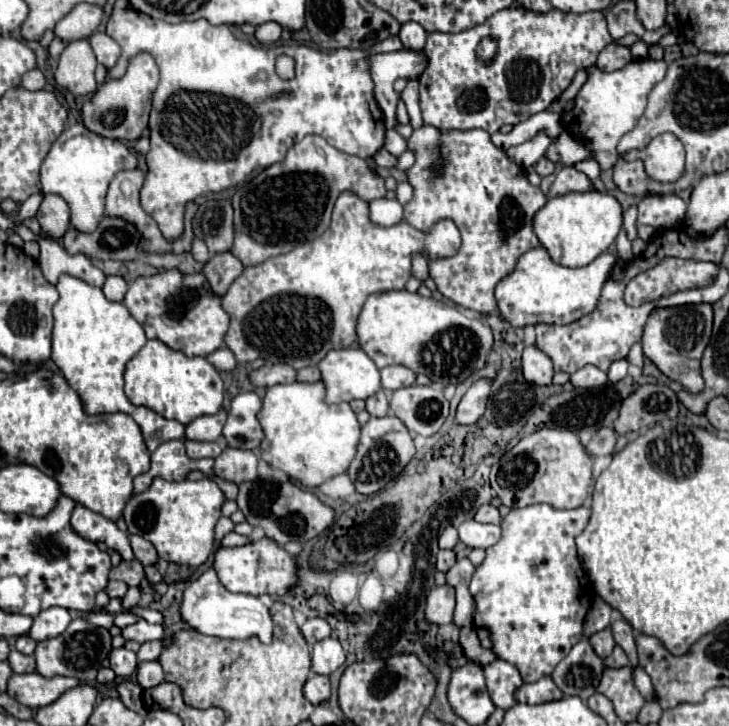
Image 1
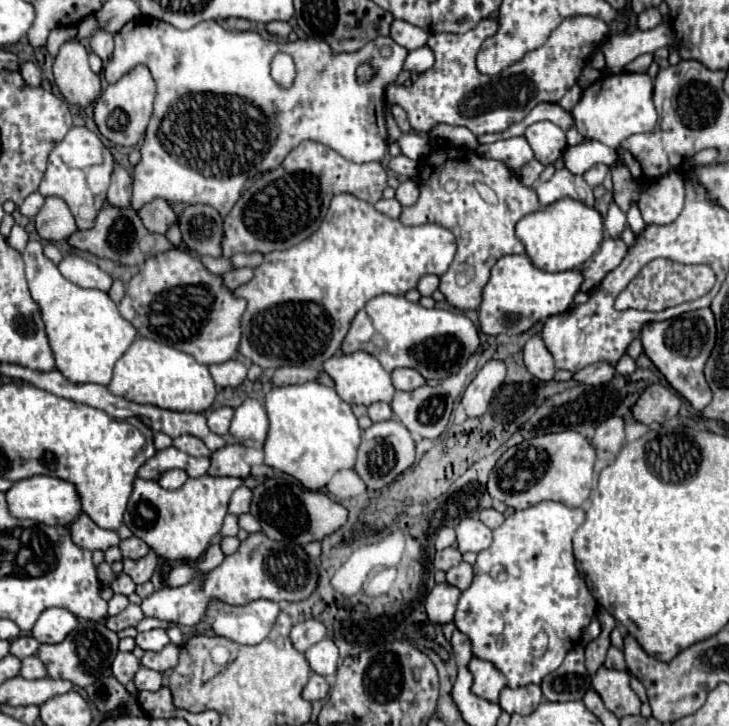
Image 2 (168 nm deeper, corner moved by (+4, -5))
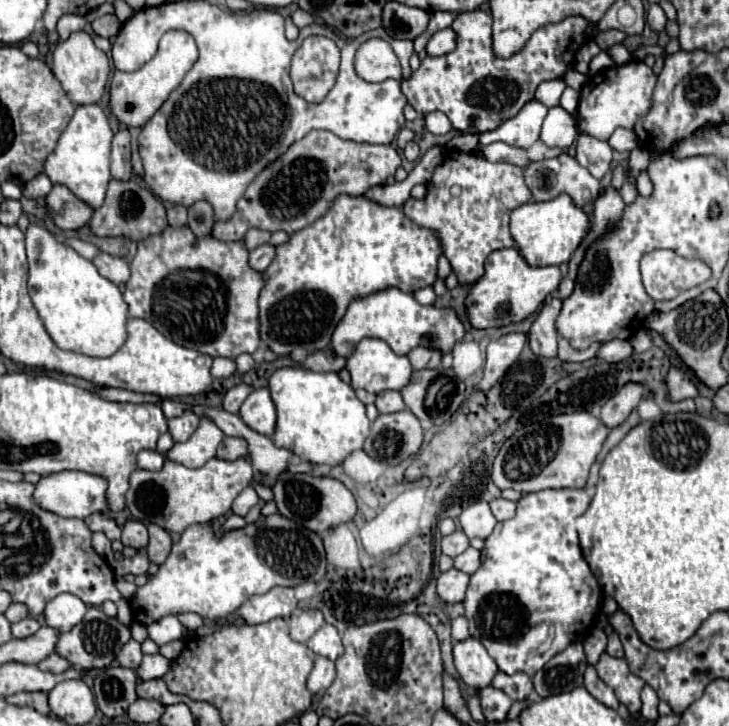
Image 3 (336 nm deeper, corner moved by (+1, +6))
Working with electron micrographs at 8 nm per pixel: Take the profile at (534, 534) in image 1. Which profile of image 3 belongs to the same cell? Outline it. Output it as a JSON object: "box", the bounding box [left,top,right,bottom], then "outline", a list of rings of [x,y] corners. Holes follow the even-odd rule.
{"box":[464,489,600,677],"outline":[[[544,489],[524,495],[516,503],[516,515],[512,519],[500,521],[482,549],[482,565],[470,577],[468,591],[464,597],[464,617],[470,625],[470,635],[478,639],[488,655],[498,663],[500,671],[514,675],[518,671],[534,677],[554,655],[566,649],[574,641],[582,641],[598,607],[600,607],[600,585],[592,575],[588,563],[584,561],[578,545],[576,517],[580,517],[590,505],[590,497],[584,489]],[[554,629],[550,639],[550,649],[542,655],[536,653],[538,645],[544,643]]]}

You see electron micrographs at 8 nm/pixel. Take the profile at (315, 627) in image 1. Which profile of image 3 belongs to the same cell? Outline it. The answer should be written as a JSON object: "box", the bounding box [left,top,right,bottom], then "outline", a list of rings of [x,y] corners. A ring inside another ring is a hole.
{"box":[290,609,324,643],"outline":[[[318,609],[298,611],[290,617],[290,637],[298,643],[306,643],[324,623],[324,615]]]}

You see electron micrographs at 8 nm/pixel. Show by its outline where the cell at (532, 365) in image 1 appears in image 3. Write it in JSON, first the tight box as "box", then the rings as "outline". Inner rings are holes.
{"box":[528,295,562,357],"outline":[[[554,295],[550,299],[550,303],[546,303],[538,317],[534,319],[530,331],[528,331],[528,343],[532,353],[540,355],[540,357],[556,357],[556,343],[558,343],[558,333],[556,333],[556,317],[560,313],[562,307],[562,299],[558,295]]]}

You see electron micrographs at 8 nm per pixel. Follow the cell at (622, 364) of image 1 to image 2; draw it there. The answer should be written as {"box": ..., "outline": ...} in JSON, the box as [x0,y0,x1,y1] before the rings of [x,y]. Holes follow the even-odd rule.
{"box":[617,354,637,374],"outline":[[[629,354],[621,356],[621,360],[617,362],[617,374],[631,374],[631,372],[635,372],[635,368],[637,368],[637,364]]]}

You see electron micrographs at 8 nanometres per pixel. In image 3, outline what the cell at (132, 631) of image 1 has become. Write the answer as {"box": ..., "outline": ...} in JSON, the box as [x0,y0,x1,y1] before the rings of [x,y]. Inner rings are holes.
{"box":[146,615,182,645],"outline":[[[168,615],[162,617],[160,621],[154,621],[152,625],[146,627],[148,629],[148,637],[156,643],[156,645],[166,645],[174,639],[182,639],[180,633],[180,621],[176,619],[176,615]]]}

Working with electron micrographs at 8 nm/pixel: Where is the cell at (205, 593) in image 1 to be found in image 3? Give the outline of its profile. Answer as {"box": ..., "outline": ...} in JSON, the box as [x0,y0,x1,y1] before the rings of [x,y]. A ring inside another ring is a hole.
{"box":[238,589,296,625],"outline":[[[270,589],[268,593],[252,595],[238,609],[238,617],[242,617],[248,625],[260,625],[276,617],[290,617],[294,611],[296,611],[294,589]]]}

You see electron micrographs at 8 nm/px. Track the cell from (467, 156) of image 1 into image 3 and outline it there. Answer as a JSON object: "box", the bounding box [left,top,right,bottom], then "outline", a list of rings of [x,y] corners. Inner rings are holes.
{"box":[402,151,532,285],"outline":[[[450,151],[434,169],[426,197],[422,201],[408,199],[402,209],[408,219],[440,233],[444,255],[448,257],[458,283],[474,285],[484,275],[484,261],[492,251],[516,245],[510,235],[510,213],[530,199],[532,193],[524,181],[524,169],[512,163],[490,163],[478,153]],[[452,185],[462,187],[458,197],[450,195]]]}

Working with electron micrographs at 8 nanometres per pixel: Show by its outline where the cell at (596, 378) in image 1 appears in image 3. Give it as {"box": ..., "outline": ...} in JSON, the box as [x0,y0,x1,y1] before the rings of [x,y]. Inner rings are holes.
{"box":[596,341,632,363],"outline":[[[608,341],[596,353],[596,357],[606,363],[620,363],[630,355],[632,355],[632,347],[628,341]]]}

